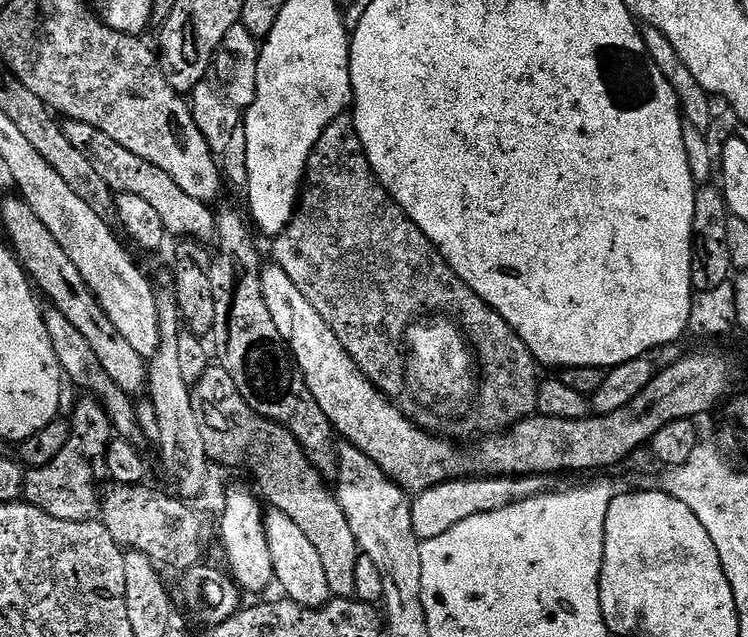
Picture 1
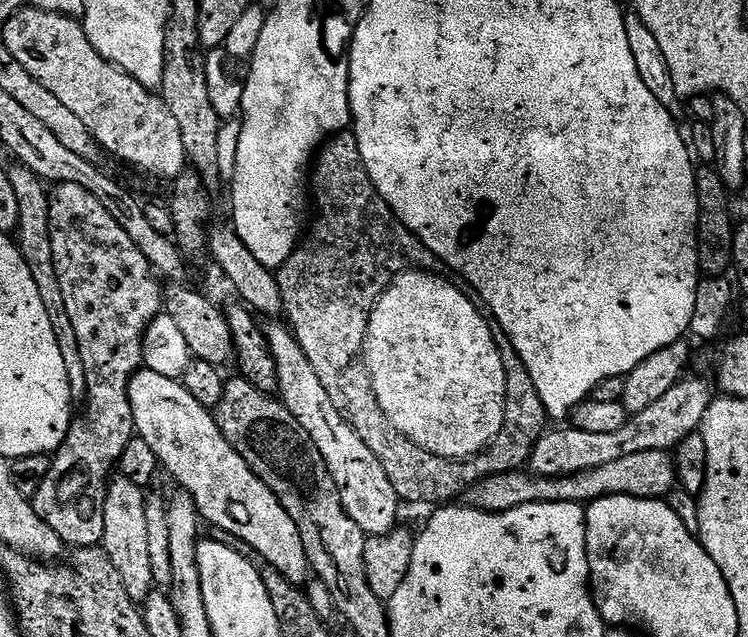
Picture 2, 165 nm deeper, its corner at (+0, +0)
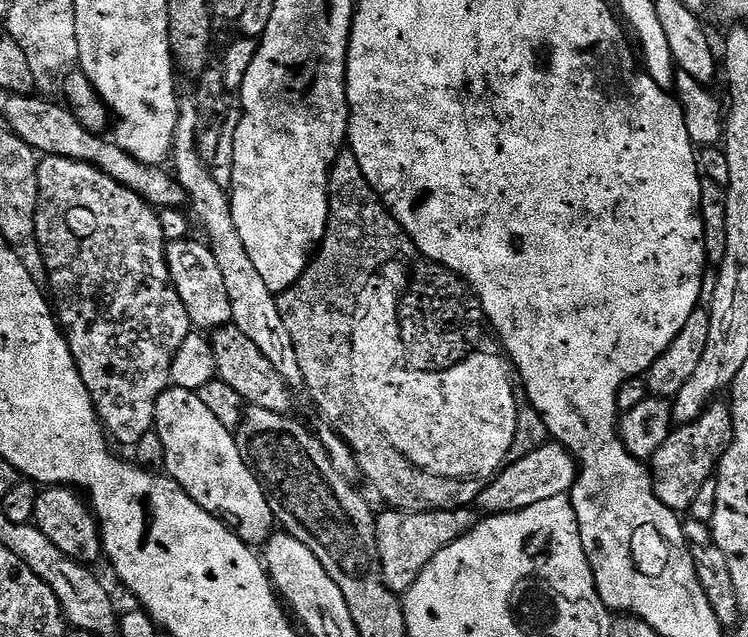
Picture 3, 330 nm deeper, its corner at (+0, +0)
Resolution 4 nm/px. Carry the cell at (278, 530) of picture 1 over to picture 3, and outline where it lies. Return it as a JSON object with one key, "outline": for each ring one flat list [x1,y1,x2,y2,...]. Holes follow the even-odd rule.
{"outline":[[168,387,156,403,154,430,158,438,162,438,166,450,164,472,178,482,202,510,219,518,243,544,266,545,274,533,268,495,264,493,260,479,242,458,234,433,214,418,211,410,202,403,199,392]]}

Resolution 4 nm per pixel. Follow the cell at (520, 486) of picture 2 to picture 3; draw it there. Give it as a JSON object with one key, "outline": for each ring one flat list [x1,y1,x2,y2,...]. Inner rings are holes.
{"outline":[[713,402,694,422,673,427,672,433,662,442,658,454,650,461,654,494,662,506,677,514,689,511,698,498,698,490,713,479,720,460,732,445,732,409,727,403]]}

